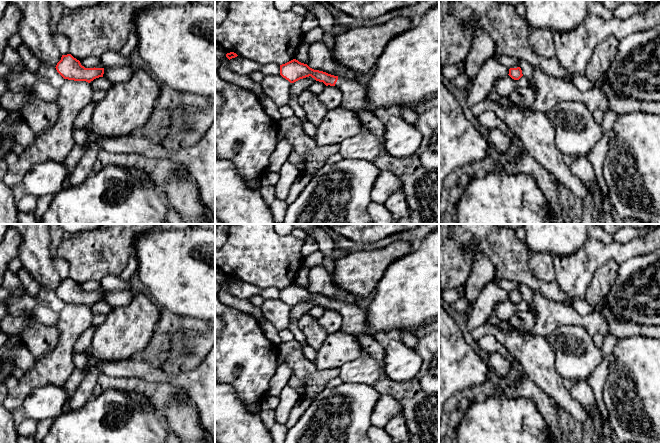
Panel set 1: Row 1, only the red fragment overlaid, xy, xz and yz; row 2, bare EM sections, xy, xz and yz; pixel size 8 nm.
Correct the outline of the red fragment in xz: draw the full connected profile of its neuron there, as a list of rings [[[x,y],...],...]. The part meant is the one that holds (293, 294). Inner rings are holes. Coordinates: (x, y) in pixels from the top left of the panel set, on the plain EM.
[[[296,283],[280,289],[280,299],[290,307],[311,300],[316,305],[323,306],[326,310],[337,310],[342,318],[342,332],[358,335],[368,333],[370,330],[367,313],[357,303],[344,303],[323,295],[314,294]]]

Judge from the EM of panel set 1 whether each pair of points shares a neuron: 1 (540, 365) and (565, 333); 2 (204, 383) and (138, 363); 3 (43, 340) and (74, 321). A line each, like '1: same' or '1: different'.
1: different
2: same
3: different

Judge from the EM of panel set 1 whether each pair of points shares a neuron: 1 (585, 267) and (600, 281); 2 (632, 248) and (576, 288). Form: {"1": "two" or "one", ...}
{"1": "two", "2": "one"}

